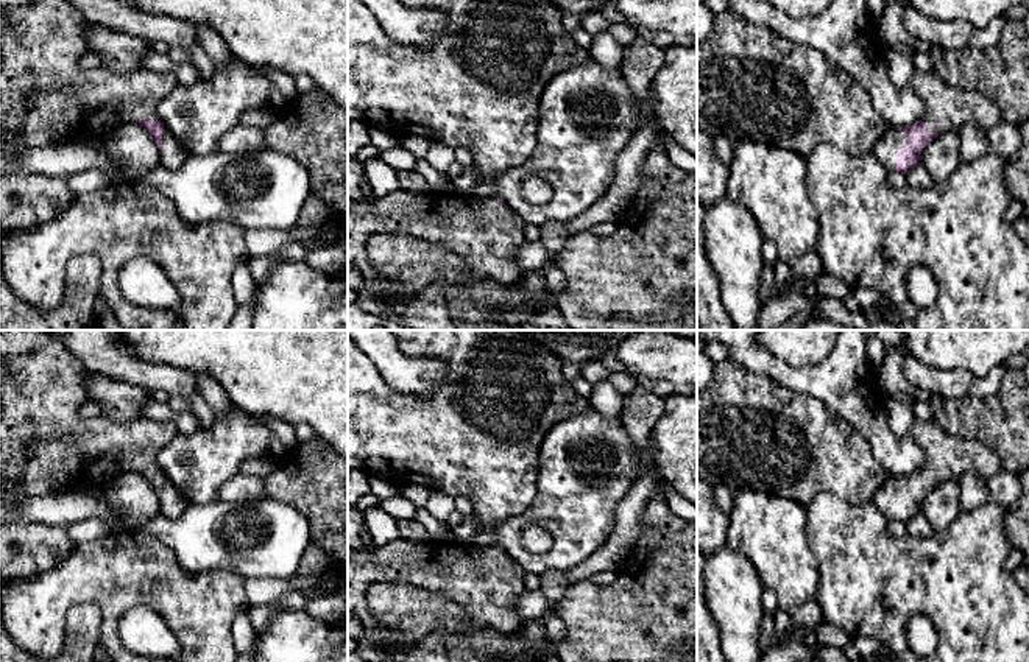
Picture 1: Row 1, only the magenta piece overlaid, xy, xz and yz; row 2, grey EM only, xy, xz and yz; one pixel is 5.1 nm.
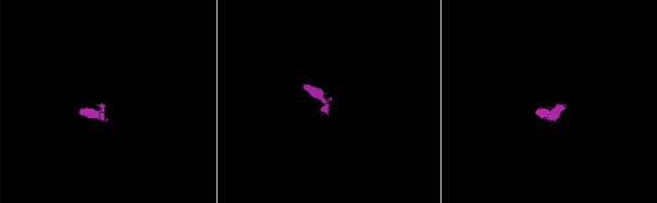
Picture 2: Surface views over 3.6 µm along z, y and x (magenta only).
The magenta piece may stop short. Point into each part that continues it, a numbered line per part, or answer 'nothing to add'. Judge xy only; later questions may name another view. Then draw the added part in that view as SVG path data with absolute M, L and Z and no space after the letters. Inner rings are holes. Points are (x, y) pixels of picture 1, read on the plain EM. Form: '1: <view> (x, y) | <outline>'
1: xy (173, 503) | M167 477L162 480L161 512L168 519L178 519L187 506L182 494L170 483Z

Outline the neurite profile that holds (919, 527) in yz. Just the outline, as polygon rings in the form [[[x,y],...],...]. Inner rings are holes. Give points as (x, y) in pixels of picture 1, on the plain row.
[[[923,514],[914,516],[906,526],[907,534],[918,539],[928,539],[935,533]]]

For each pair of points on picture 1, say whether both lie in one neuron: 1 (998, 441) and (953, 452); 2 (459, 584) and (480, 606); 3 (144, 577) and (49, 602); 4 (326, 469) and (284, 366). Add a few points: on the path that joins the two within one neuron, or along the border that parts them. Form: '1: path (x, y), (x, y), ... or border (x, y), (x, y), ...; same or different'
1: border (958, 433), (983, 441), (998, 457), (1003, 468); different
2: path (463, 589), (476, 602); same
3: path (120, 577), (81, 577), (72, 581); same
4: border (318, 436), (331, 447); different

